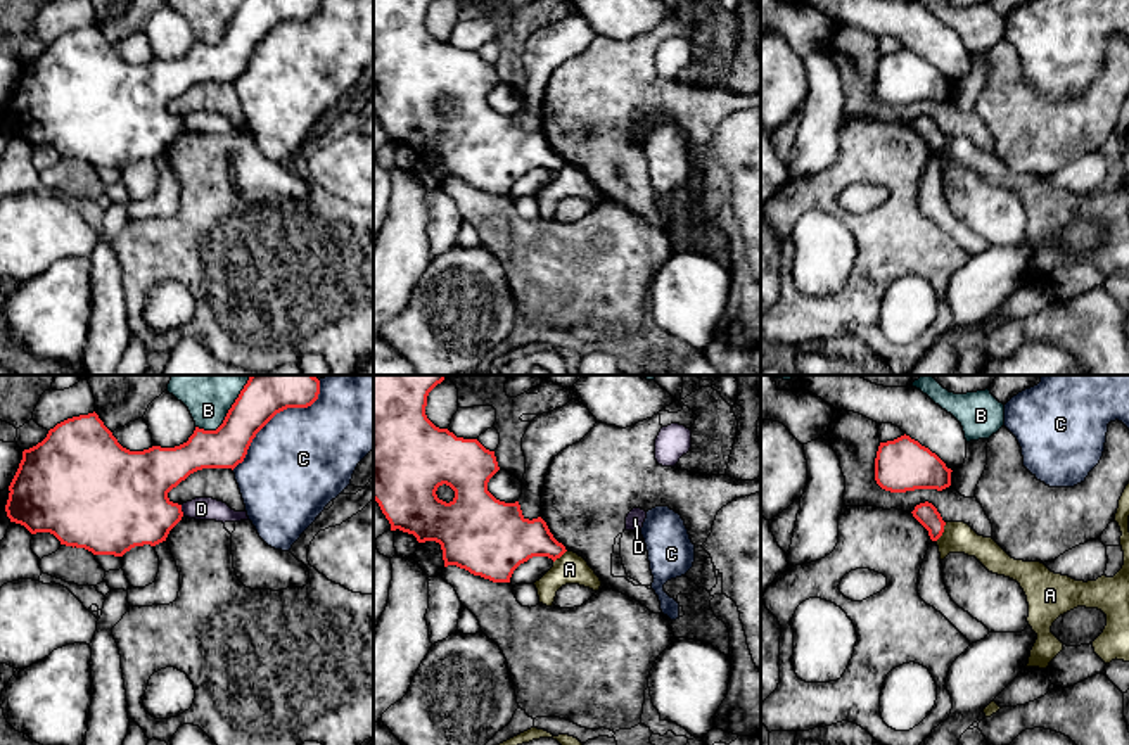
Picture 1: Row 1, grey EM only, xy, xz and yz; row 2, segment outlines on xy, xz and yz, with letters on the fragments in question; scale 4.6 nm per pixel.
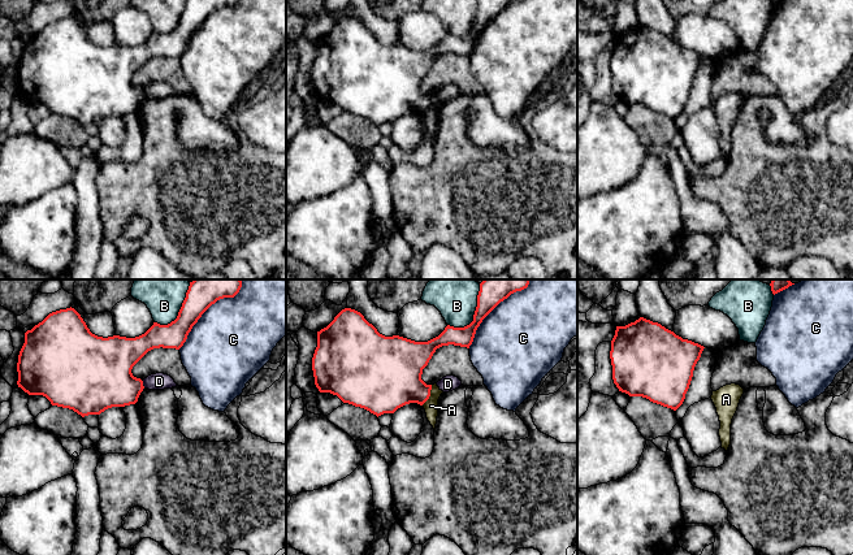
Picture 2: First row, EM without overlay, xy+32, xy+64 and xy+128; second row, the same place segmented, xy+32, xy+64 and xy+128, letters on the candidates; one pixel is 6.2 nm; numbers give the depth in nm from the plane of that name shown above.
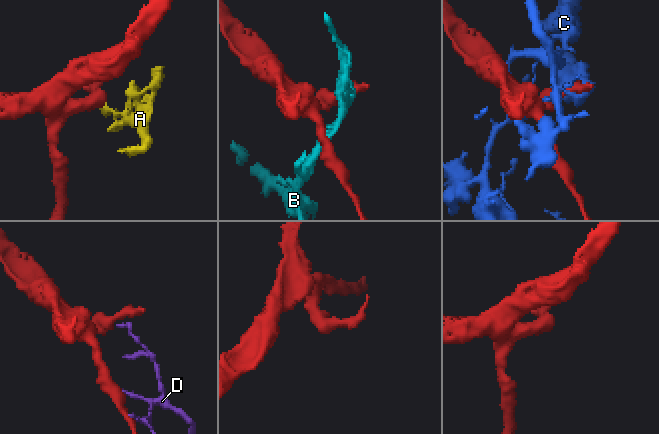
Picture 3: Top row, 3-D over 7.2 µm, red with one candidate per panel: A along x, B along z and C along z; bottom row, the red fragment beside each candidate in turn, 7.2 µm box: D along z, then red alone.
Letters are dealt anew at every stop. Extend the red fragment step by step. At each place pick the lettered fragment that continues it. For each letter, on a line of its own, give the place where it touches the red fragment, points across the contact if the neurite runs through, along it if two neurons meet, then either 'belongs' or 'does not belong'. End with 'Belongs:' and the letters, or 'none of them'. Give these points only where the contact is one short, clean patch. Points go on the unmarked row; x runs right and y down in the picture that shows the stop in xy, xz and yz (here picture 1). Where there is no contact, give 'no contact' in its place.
A: yz (941, 146) | along yz (946, 135), (936, 154) | does not belong
B: xy (225, 31) | does not belong
C: xy (274, 28) | does not belong
D: xy (180, 123) | along xy (180, 118), (184, 127) | does not belong
Belongs: none of them

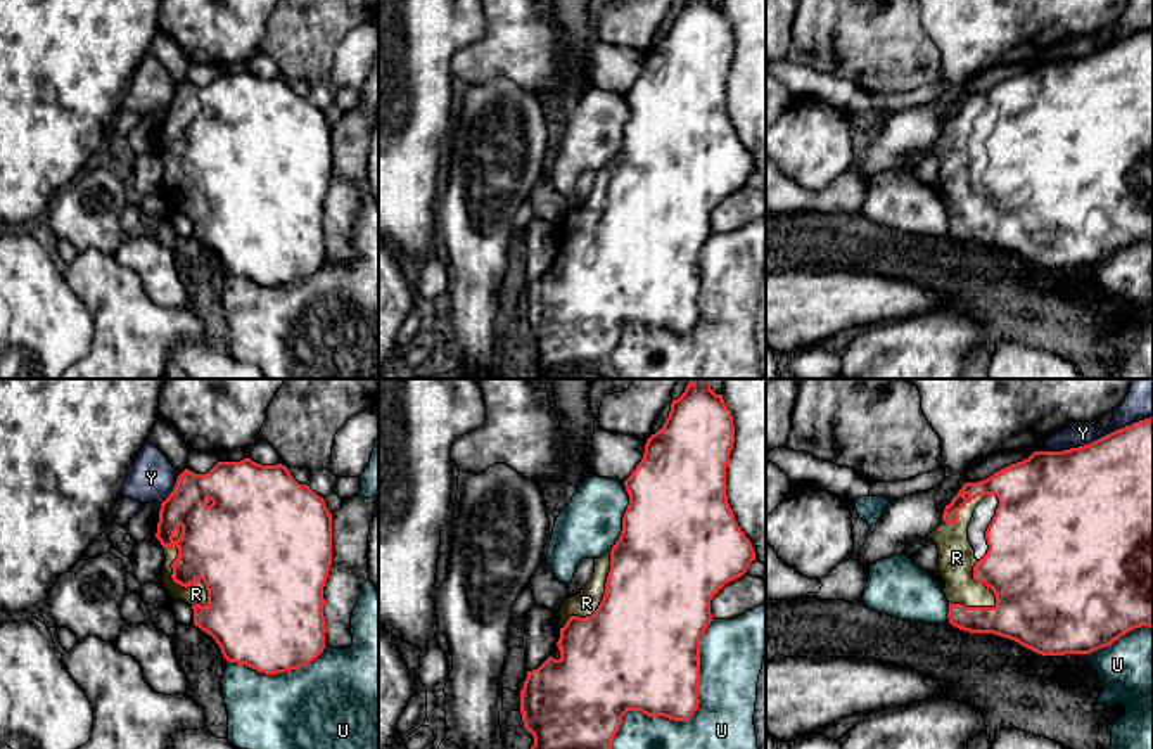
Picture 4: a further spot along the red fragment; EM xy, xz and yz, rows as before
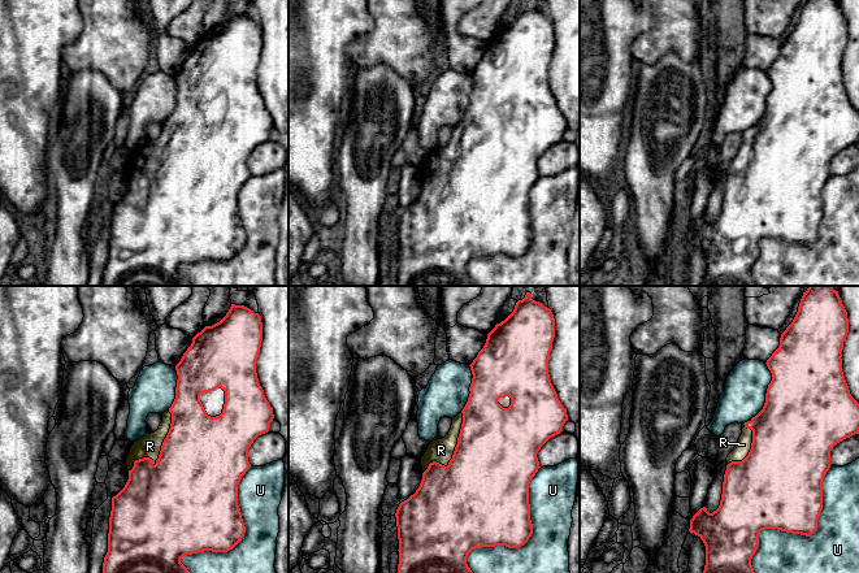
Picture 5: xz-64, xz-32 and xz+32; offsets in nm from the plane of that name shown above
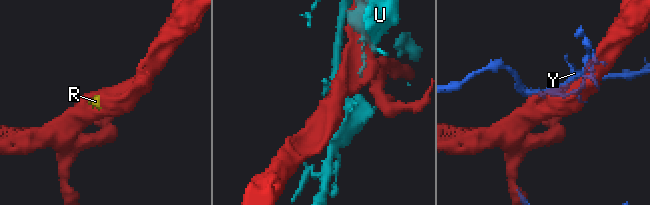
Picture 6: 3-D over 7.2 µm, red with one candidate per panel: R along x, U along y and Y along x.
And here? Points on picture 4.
R: xy (177, 194) | belongs
U: xz (680, 332) | does not belong
Y: yz (1096, 52) | does not belong
Belongs: R

